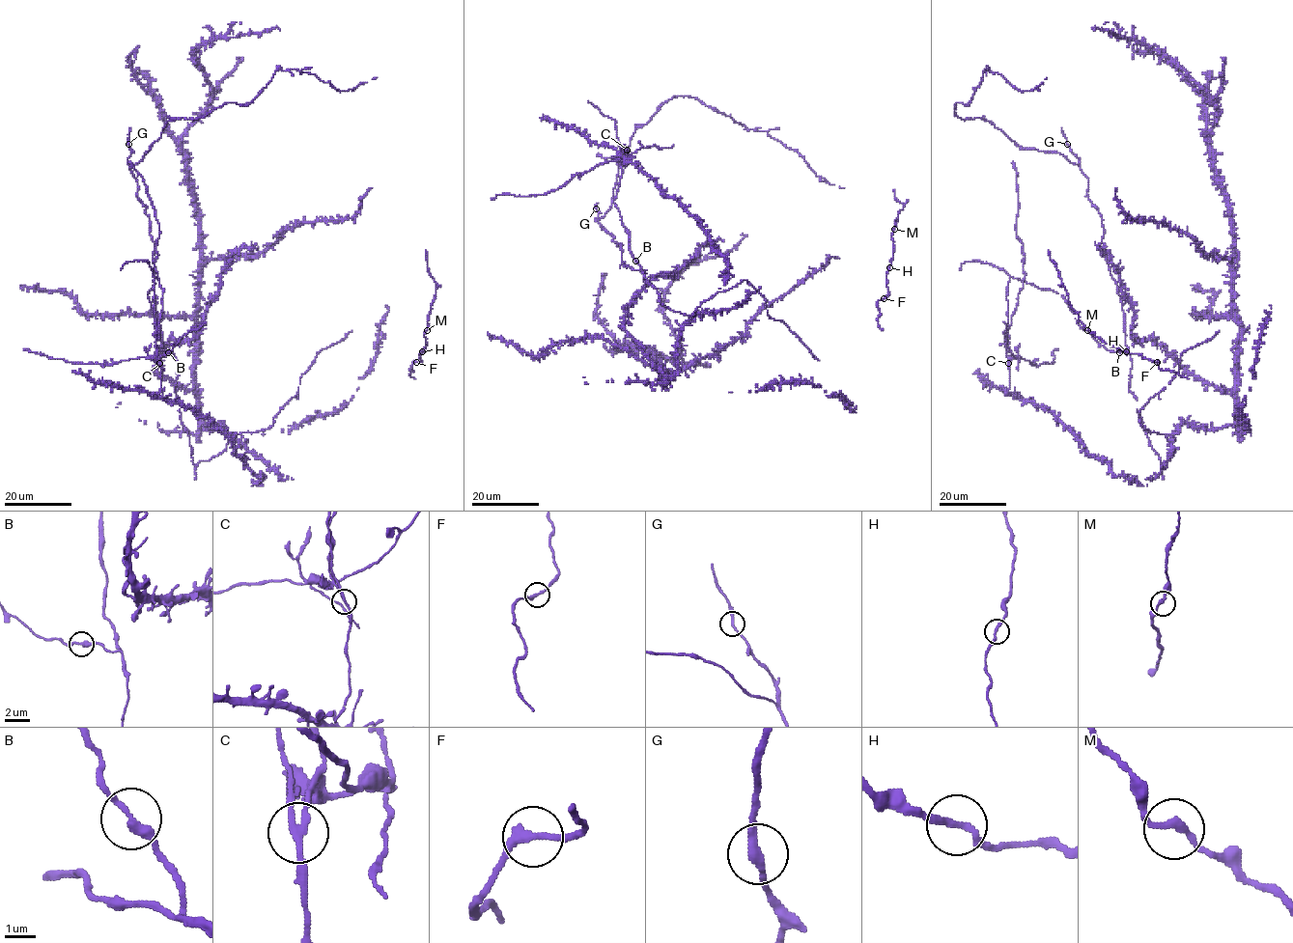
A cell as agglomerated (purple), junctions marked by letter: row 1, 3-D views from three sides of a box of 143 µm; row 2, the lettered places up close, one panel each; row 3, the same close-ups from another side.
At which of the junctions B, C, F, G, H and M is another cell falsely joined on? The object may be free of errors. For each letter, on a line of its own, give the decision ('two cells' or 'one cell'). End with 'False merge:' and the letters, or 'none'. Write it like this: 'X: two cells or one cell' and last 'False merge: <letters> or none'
B: one cell
C: two cells
F: one cell
G: one cell
H: one cell
M: one cell
False merge: C

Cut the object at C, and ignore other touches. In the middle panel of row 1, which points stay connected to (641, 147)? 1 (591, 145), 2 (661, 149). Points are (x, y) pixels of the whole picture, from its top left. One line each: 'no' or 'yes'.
1: no
2: yes

